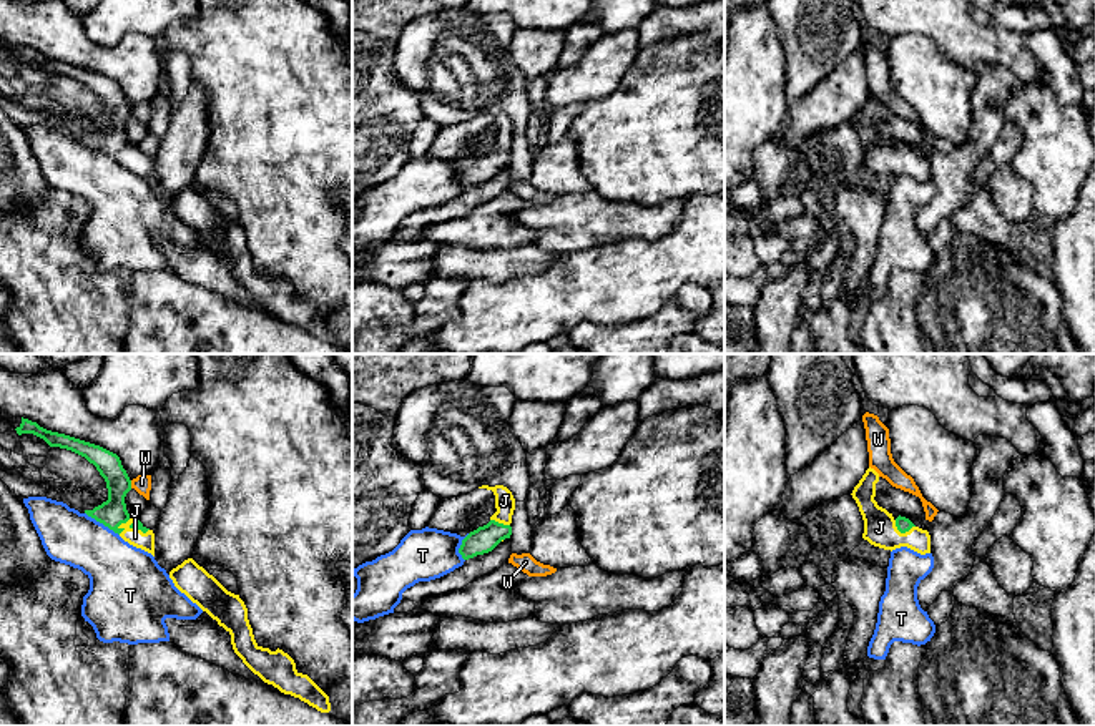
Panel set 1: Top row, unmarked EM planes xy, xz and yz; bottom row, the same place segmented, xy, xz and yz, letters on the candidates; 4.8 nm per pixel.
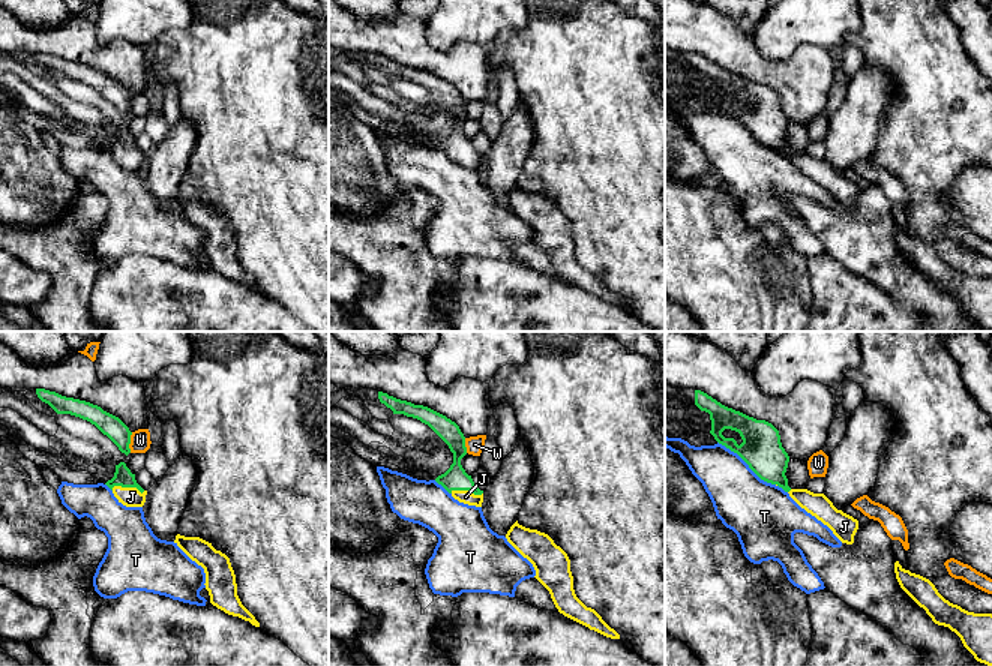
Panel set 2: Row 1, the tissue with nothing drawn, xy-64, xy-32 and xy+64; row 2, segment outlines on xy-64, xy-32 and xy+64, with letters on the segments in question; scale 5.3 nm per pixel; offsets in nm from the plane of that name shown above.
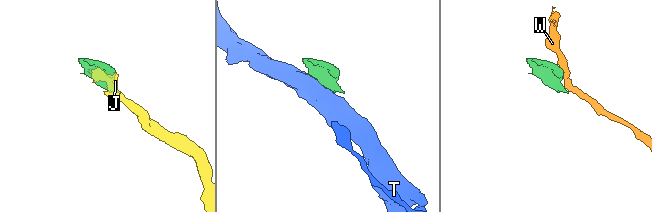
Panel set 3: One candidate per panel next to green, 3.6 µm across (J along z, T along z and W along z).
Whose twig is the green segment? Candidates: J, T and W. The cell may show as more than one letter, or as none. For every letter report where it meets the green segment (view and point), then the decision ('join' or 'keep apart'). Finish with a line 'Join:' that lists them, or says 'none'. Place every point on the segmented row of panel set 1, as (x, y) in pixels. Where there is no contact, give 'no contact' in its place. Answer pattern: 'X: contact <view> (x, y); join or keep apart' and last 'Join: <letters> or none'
J: contact xy (132, 524); join
T: contact xy (102, 522); keep apart
W: contact xy (130, 484); keep apart
Join: J

